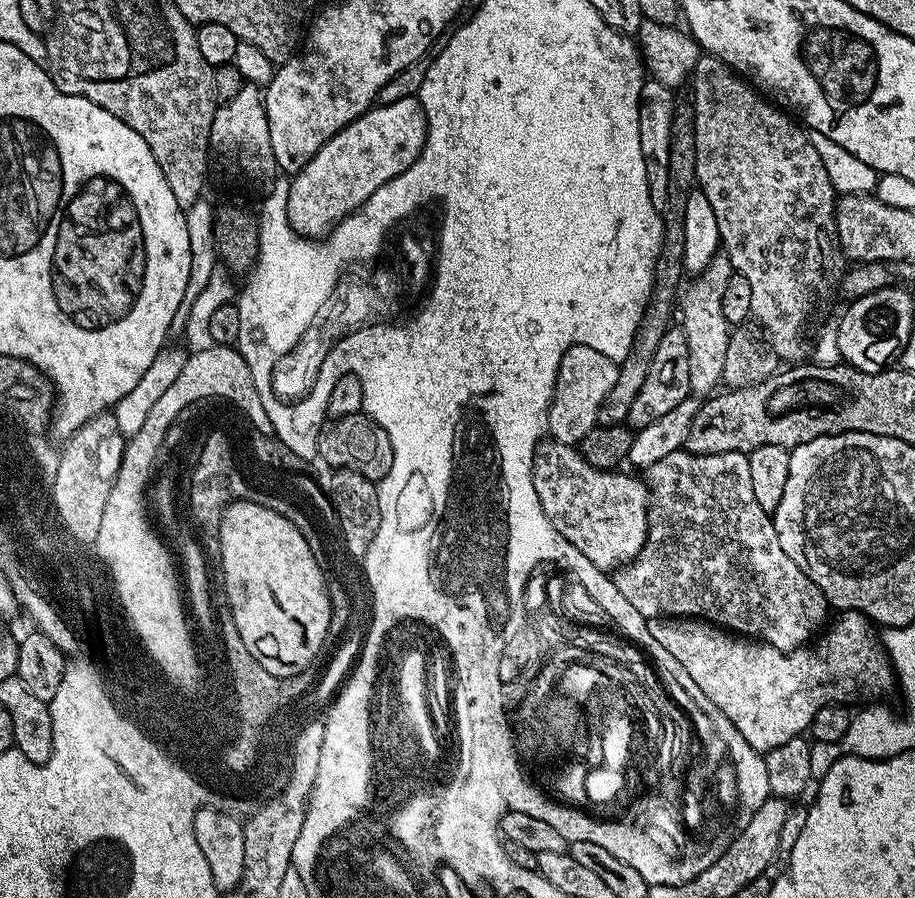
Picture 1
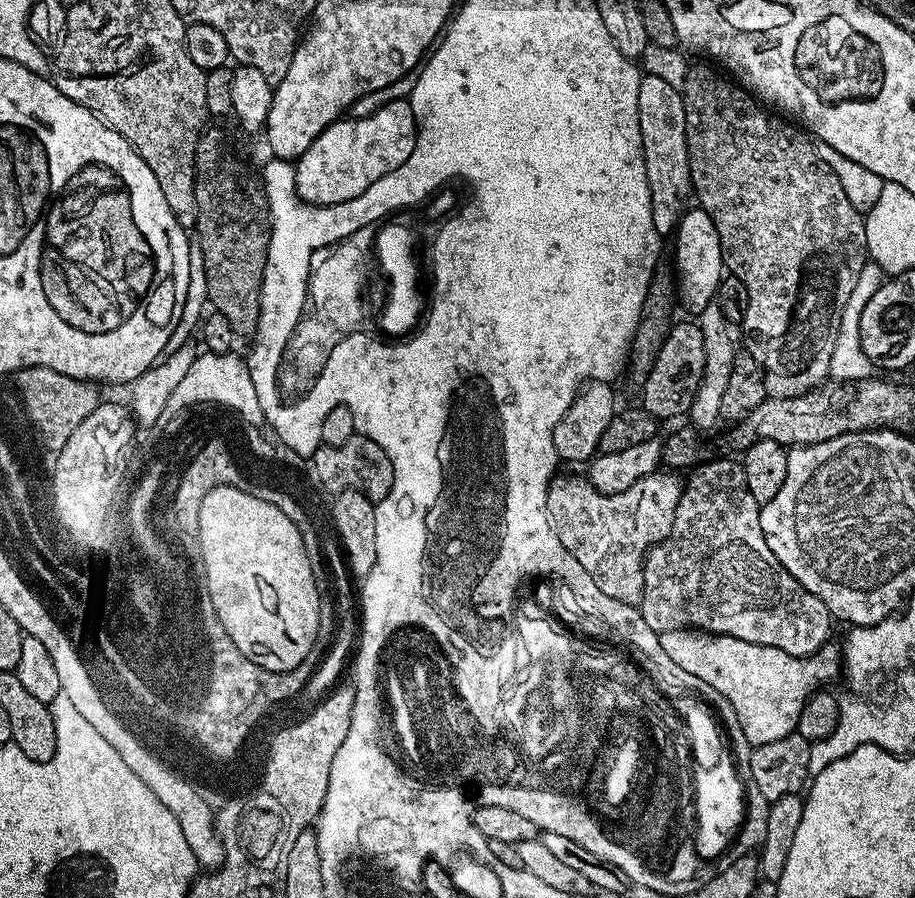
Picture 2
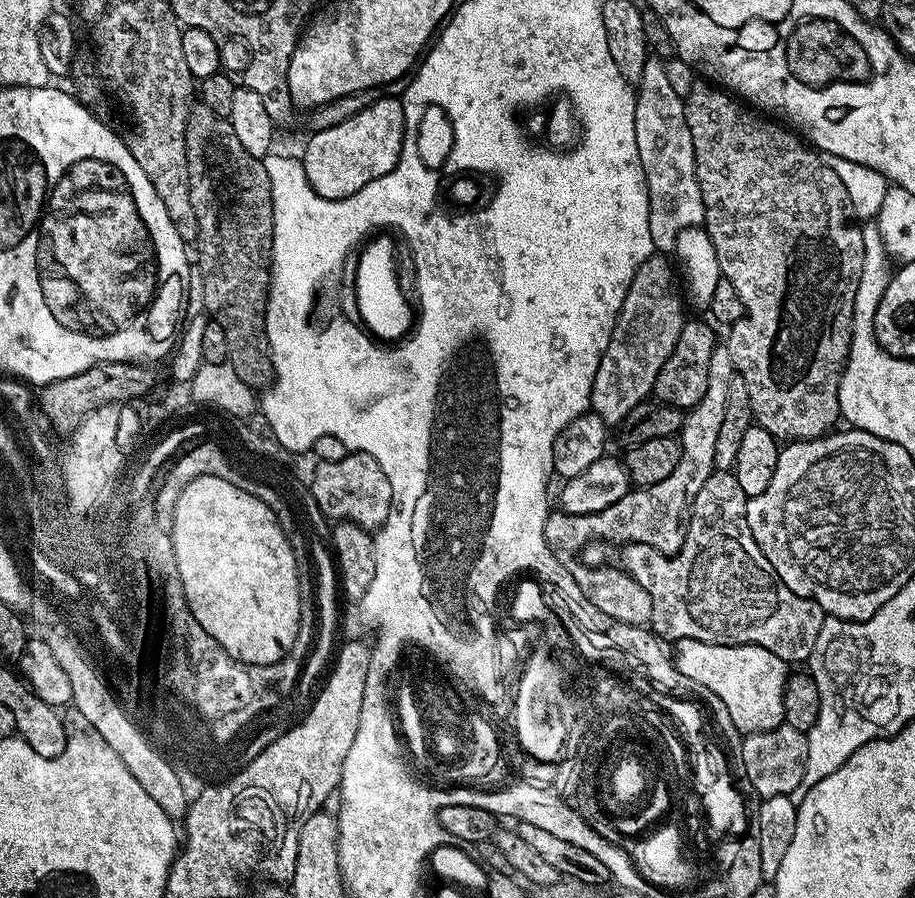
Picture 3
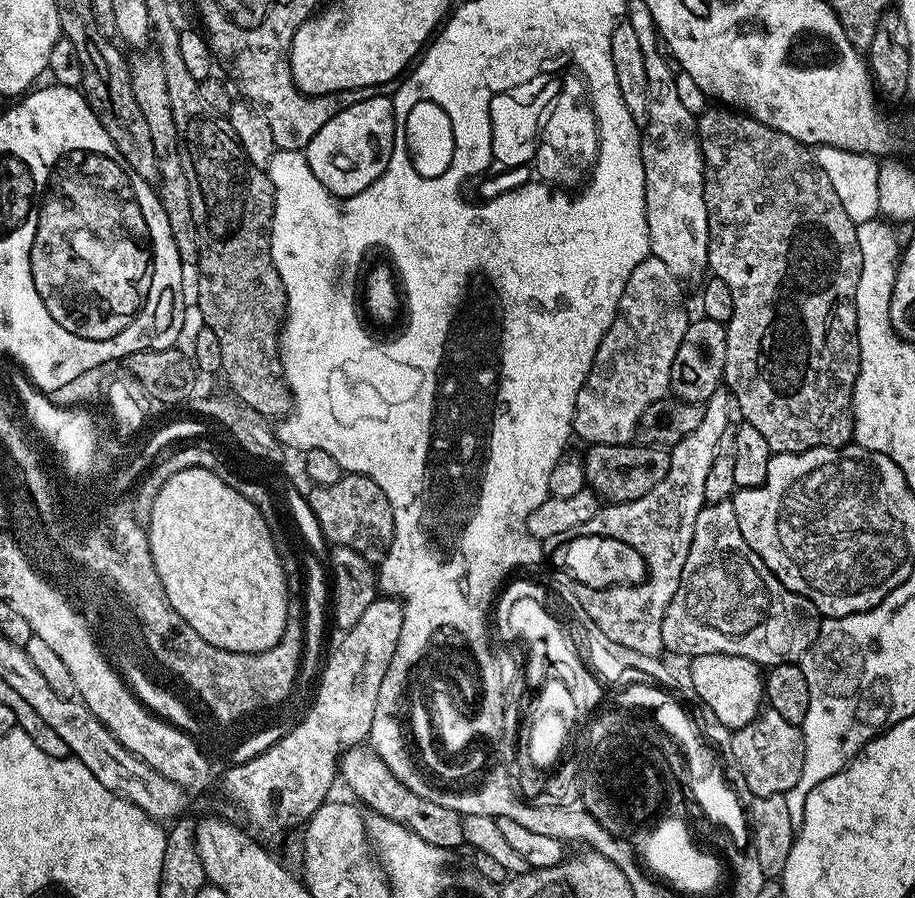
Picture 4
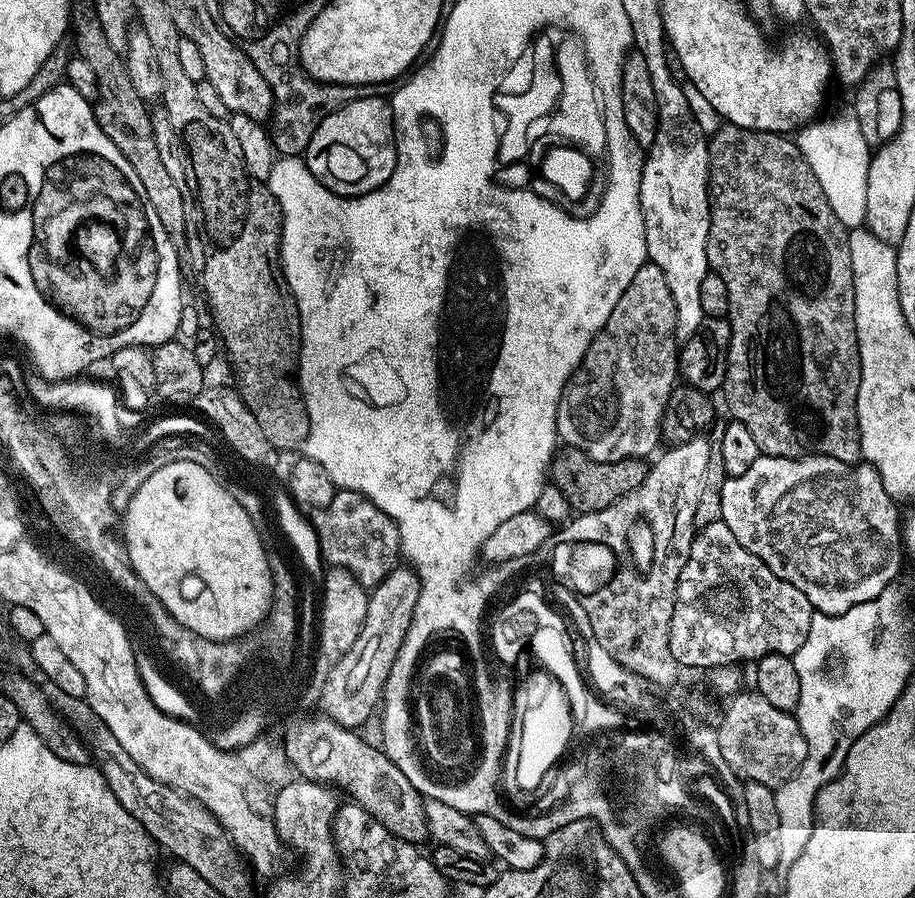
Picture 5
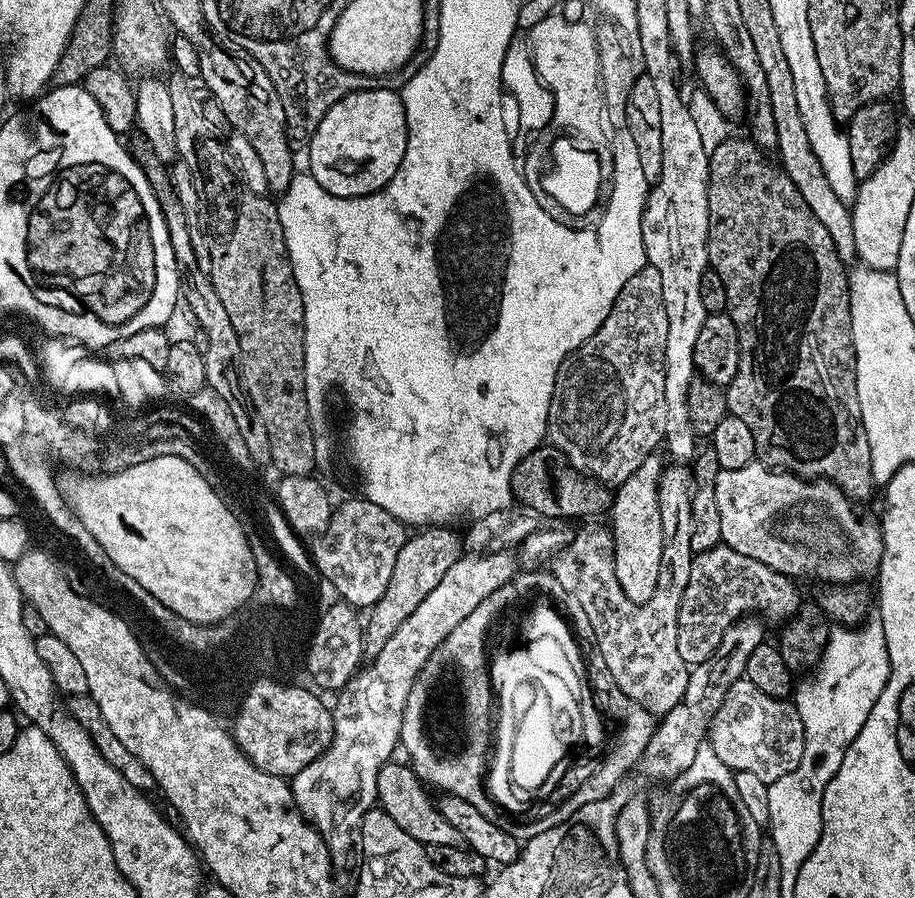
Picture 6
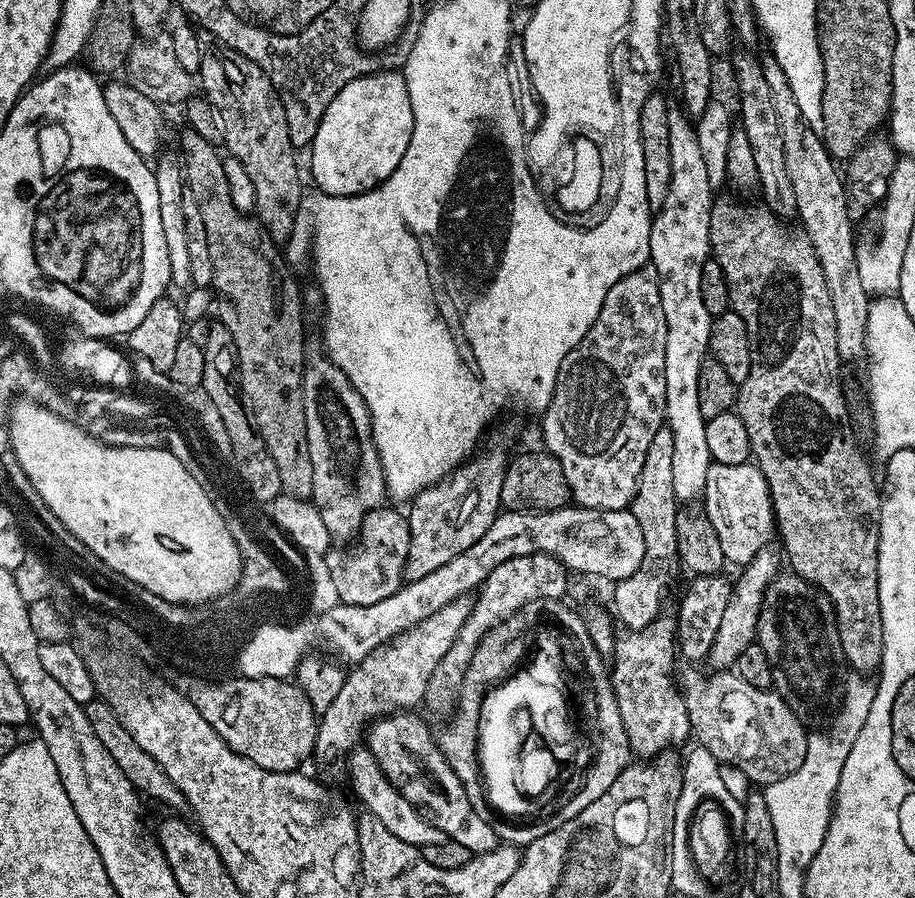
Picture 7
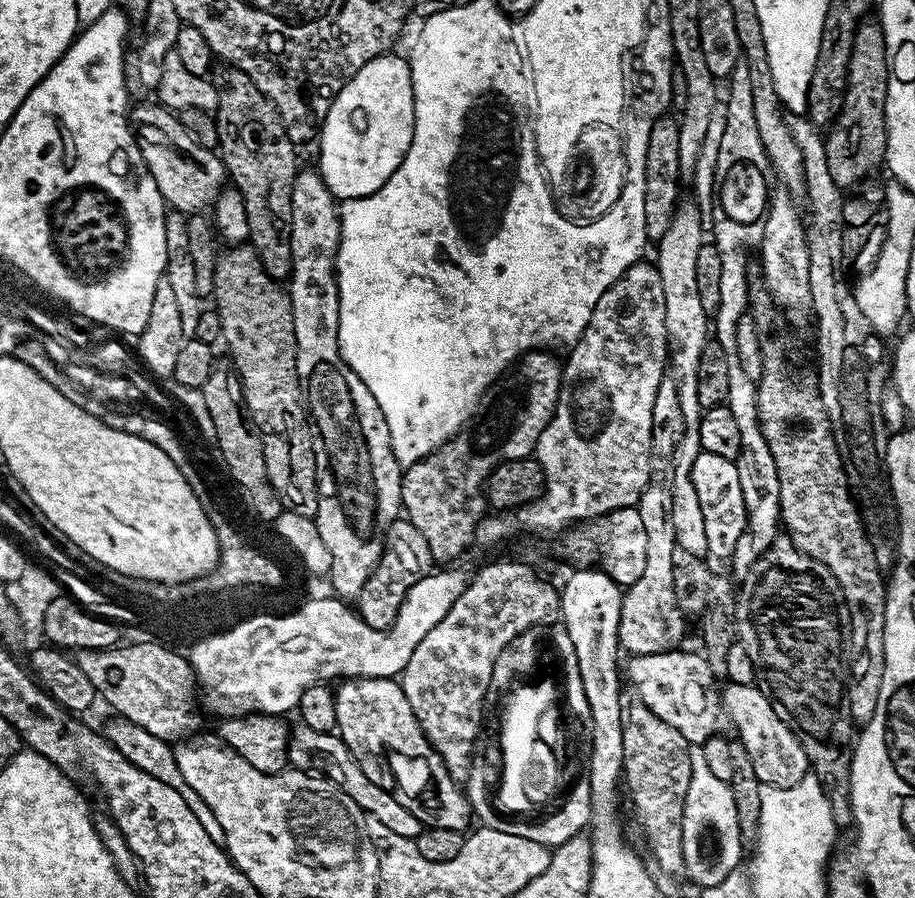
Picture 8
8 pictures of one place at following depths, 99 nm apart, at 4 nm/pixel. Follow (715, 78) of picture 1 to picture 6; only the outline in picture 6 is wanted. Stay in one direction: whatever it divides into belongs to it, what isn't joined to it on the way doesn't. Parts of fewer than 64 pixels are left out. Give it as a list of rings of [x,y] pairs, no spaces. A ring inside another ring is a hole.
[[[733,135],[722,146],[718,146],[708,158],[708,262],[711,268],[718,270],[722,283],[726,286],[726,309],[734,326],[740,331],[740,361],[738,374],[726,386],[728,393],[728,411],[733,416],[742,418],[746,426],[750,426],[750,434],[754,434],[756,455],[769,468],[792,472],[795,476],[831,480],[848,495],[849,500],[861,502],[868,500],[874,491],[872,467],[870,466],[870,442],[866,438],[866,430],[862,422],[862,414],[858,406],[858,386],[856,385],[856,351],[852,337],[852,319],[850,318],[850,302],[848,301],[848,279],[845,261],[841,260],[834,246],[834,238],[830,238],[830,230],[814,216],[814,210],[806,206],[806,198],[798,194],[798,186],[790,182],[788,175],[779,163],[767,164],[764,161],[765,149],[760,148],[751,138],[744,140]]]

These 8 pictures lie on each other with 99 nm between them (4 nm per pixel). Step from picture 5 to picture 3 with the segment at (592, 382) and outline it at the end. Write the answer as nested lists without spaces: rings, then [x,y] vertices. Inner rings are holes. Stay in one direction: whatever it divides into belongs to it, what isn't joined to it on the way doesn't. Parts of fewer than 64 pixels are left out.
[[[654,254],[646,258],[646,262],[642,262],[634,274],[634,282],[622,302],[622,310],[610,334],[610,342],[602,354],[602,362],[594,374],[590,408],[598,418],[602,418],[604,424],[619,426],[626,418],[626,414],[634,410],[634,406],[638,406],[653,395],[658,374],[678,342],[678,334],[686,319],[684,308],[686,309],[686,304],[682,299],[682,288],[678,283],[673,261],[664,254]]]

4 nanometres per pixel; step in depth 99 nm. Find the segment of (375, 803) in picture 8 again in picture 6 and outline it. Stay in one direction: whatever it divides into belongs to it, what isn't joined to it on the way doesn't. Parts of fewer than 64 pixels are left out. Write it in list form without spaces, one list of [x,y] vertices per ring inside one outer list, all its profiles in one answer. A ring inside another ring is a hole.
[[[396,763],[383,764],[376,779],[376,799],[382,811],[390,814],[390,818],[394,818],[394,822],[398,826],[402,826],[402,830],[406,830],[406,834],[410,834],[410,838],[414,838],[419,844],[452,847],[463,845],[462,834],[450,826],[450,823],[440,813],[433,798],[431,800],[428,797],[429,789],[425,787],[420,777],[407,763]]]

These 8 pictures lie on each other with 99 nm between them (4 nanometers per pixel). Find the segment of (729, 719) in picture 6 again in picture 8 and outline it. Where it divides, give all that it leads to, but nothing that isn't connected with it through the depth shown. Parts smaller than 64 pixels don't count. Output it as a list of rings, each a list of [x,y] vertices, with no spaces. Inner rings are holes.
[[[673,650],[671,652],[655,652],[649,656],[629,655],[628,665],[623,665],[622,672],[634,689],[637,696],[646,702],[646,706],[651,708],[653,712],[661,716],[666,722],[670,722],[670,726],[674,726],[674,730],[678,730],[682,734],[682,738],[688,740],[689,745],[700,746],[708,739],[713,731],[712,724],[708,721],[708,687],[714,683],[714,677],[707,659],[699,651],[684,652],[685,650]],[[656,676],[660,680],[664,680],[664,689],[656,688]],[[729,683],[727,687],[724,692],[724,708],[736,727],[735,735],[750,754],[754,772],[761,785],[785,788],[802,782],[802,778],[810,772],[806,750],[798,742],[790,726],[786,726],[786,722],[782,722],[782,718],[774,714],[771,700],[759,688],[750,684]]]

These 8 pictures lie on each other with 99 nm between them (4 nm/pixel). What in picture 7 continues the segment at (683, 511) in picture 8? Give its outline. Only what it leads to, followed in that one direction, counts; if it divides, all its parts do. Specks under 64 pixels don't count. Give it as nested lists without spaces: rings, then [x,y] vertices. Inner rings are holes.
[[[672,106],[668,109],[668,122],[670,124],[670,194],[666,194],[666,202],[662,202],[660,208],[655,209],[652,217],[652,229],[650,230],[650,264],[655,268],[656,275],[660,282],[660,297],[662,298],[662,314],[666,318],[668,333],[666,334],[666,406],[664,407],[664,419],[666,426],[674,434],[674,494],[677,501],[692,502],[695,498],[703,497],[706,486],[706,474],[708,467],[714,462],[710,449],[706,447],[706,426],[702,409],[698,407],[698,370],[702,362],[709,355],[708,343],[710,342],[710,330],[712,329],[713,317],[702,306],[702,266],[710,259],[708,246],[708,235],[710,234],[710,214],[714,203],[714,189],[710,186],[710,178],[706,175],[706,162],[702,159],[702,149],[698,146],[698,138],[693,121],[679,107]]]

